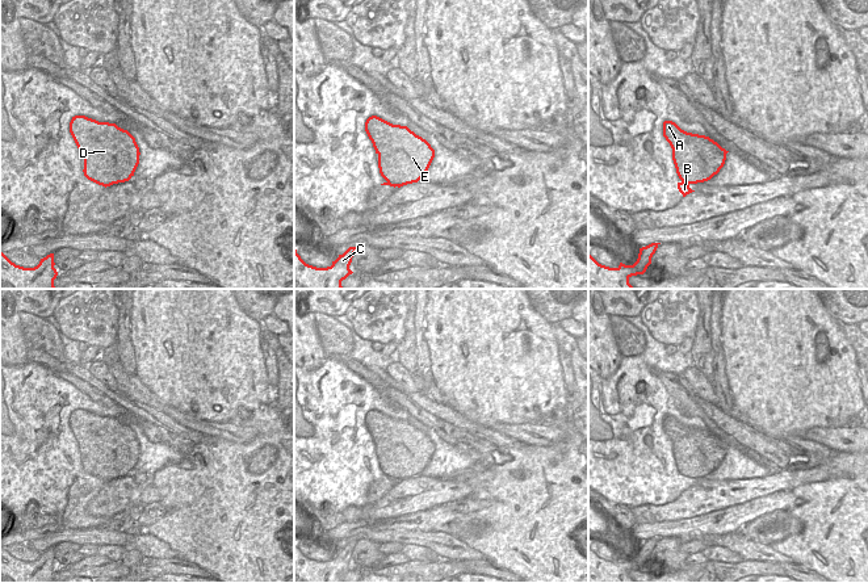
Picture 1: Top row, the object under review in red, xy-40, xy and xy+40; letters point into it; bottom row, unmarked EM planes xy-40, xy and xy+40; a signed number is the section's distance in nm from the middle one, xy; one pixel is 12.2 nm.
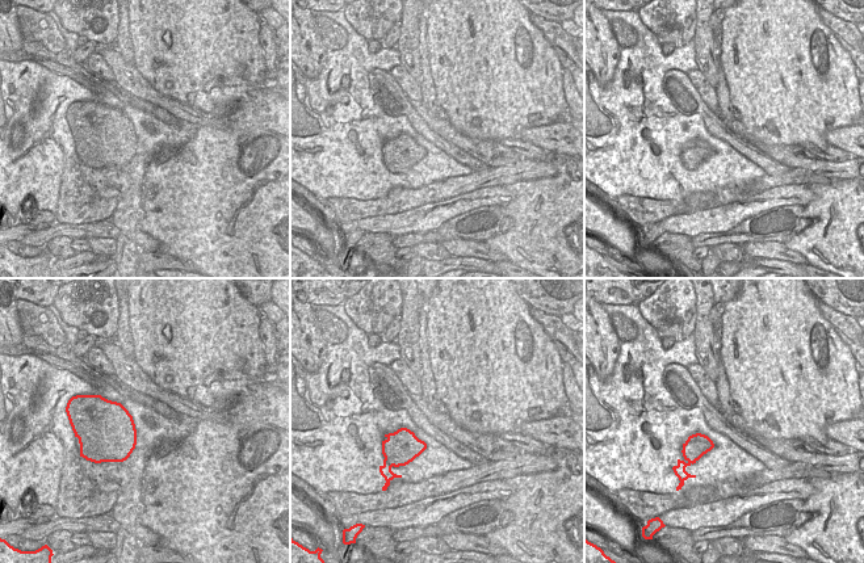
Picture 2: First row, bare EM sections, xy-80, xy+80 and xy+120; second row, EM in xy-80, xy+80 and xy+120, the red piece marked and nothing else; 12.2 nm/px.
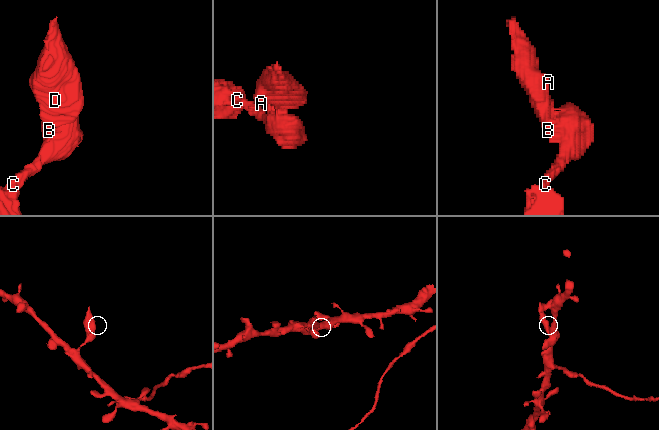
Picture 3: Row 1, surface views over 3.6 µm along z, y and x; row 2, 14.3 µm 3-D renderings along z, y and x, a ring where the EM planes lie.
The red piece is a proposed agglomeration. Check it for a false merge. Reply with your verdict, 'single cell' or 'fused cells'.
fused cells

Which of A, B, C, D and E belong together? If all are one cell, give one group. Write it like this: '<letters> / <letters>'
A D E / B C

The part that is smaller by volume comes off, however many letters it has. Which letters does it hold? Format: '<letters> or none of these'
A, D, E

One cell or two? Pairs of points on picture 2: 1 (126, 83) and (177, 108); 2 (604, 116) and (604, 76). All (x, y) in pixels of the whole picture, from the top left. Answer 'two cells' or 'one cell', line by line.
1: one cell
2: two cells

